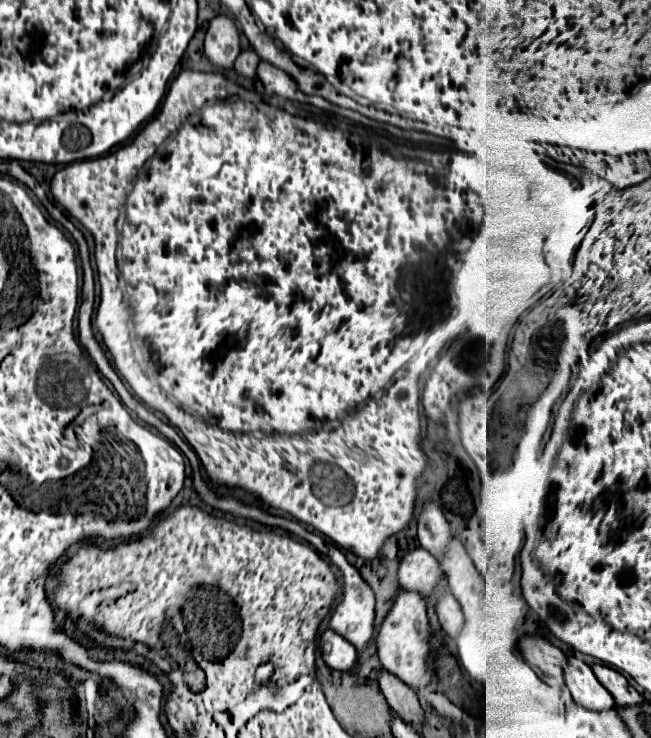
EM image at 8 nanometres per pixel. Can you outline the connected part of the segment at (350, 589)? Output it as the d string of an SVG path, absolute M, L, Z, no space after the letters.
M340 552L340 560L336 558L332 562L336 562L338 568L342 570L342 574L344 574L344 592L342 592L342 596L340 596L334 612L332 612L330 628L336 634L340 634L344 640L348 640L356 650L364 650L370 644L372 636L374 636L374 620L376 620L376 612L374 612L374 604L376 604L374 592L362 580L360 572L352 564L348 564L348 560L346 560L346 556L342 552Z

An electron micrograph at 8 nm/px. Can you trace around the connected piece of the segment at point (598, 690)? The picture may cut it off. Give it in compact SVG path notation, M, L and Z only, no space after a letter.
M568 658L568 688L574 696L574 702L586 710L602 712L616 706L608 690L596 680L592 668L582 660Z

